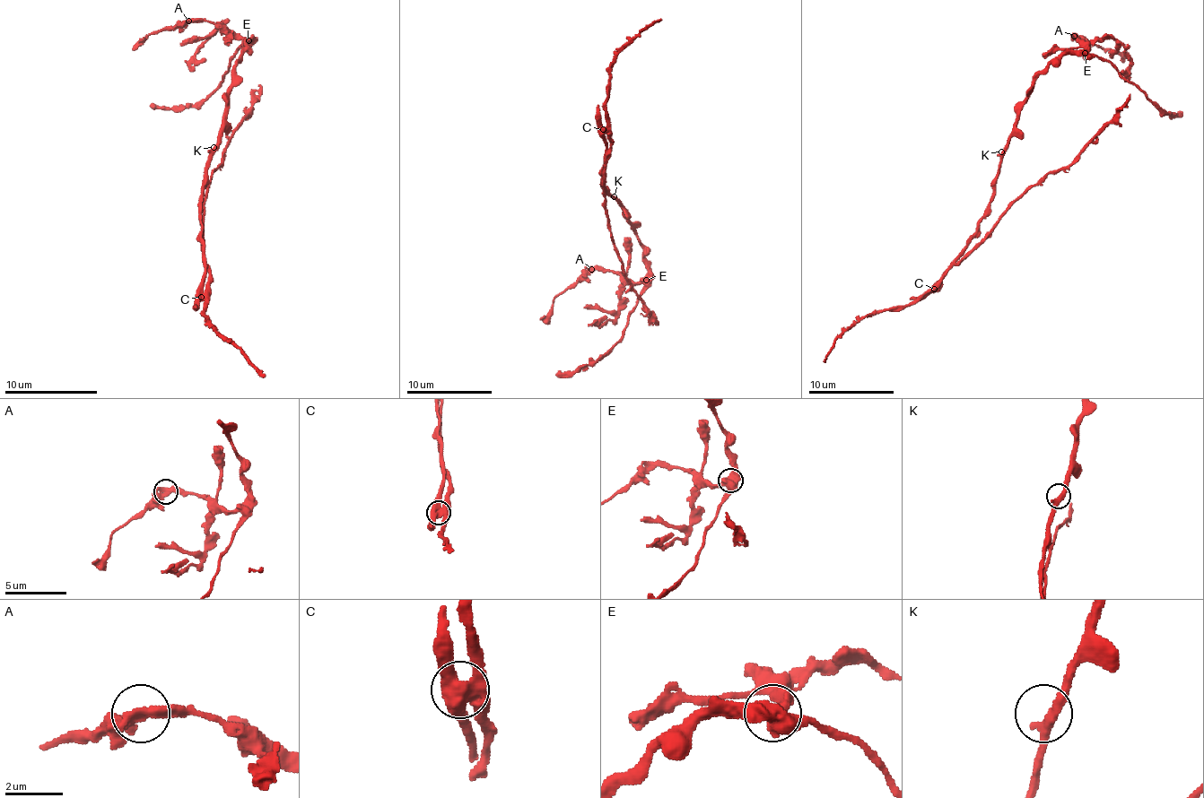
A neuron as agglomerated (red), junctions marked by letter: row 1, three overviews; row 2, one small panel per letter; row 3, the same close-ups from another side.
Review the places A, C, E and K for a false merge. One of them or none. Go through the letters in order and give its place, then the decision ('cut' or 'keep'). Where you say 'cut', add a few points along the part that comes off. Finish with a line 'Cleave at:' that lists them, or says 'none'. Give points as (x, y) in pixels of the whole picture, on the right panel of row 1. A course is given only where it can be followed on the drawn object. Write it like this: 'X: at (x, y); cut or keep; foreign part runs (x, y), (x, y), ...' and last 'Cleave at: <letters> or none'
A: at (1074, 36); keep
C: at (934, 289); cut; foreign part runs (935, 288), (946, 273), (969, 254), (1031, 187), (1071, 162), (1125, 102), (1129, 93)
E: at (1085, 53); keep
K: at (1001, 151); keep
Cleave at: C

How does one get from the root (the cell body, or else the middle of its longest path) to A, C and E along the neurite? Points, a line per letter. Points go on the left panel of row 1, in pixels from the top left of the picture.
A: (213, 151), (222, 126), (225, 93), (232, 86), (232, 70), (250, 40), (232, 38), (209, 21), (187, 21)
C: (213, 151), (206, 170), (202, 198), (202, 261), (204, 264), (202, 296)
E: (213, 151), (222, 126), (225, 93), (232, 86), (232, 70), (246, 49), (246, 42), (248, 40)

